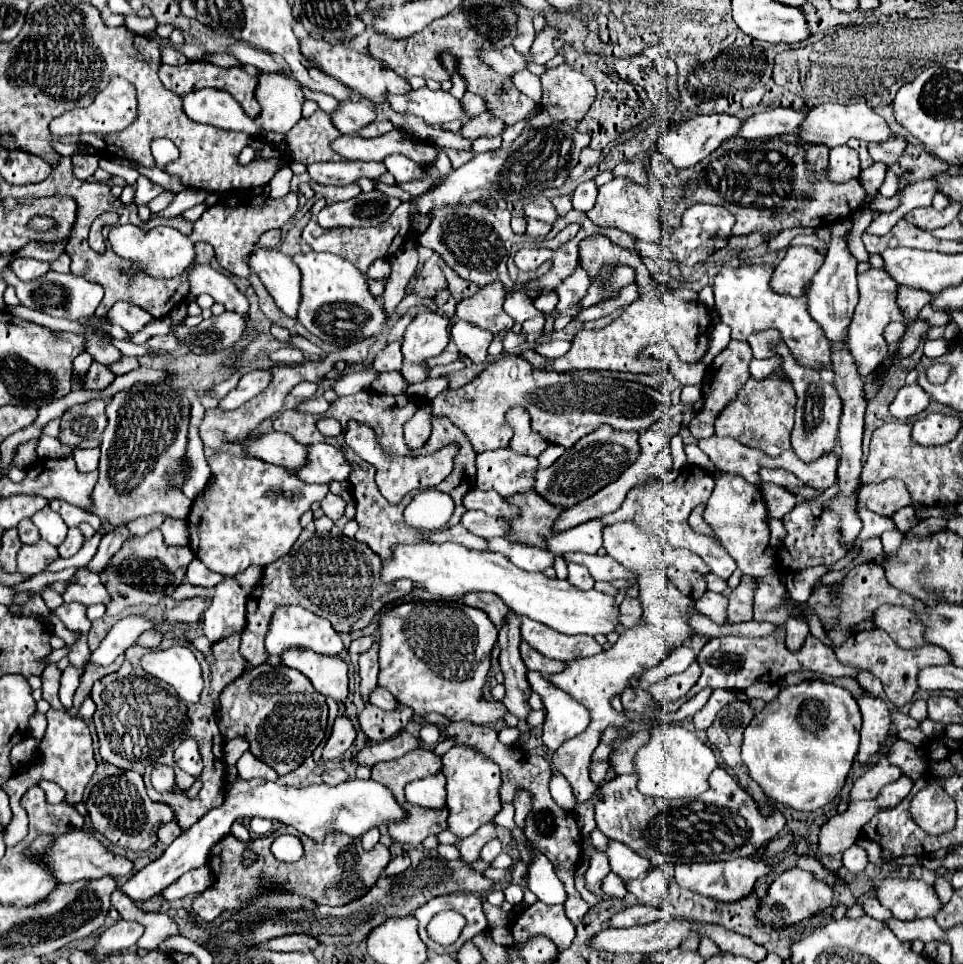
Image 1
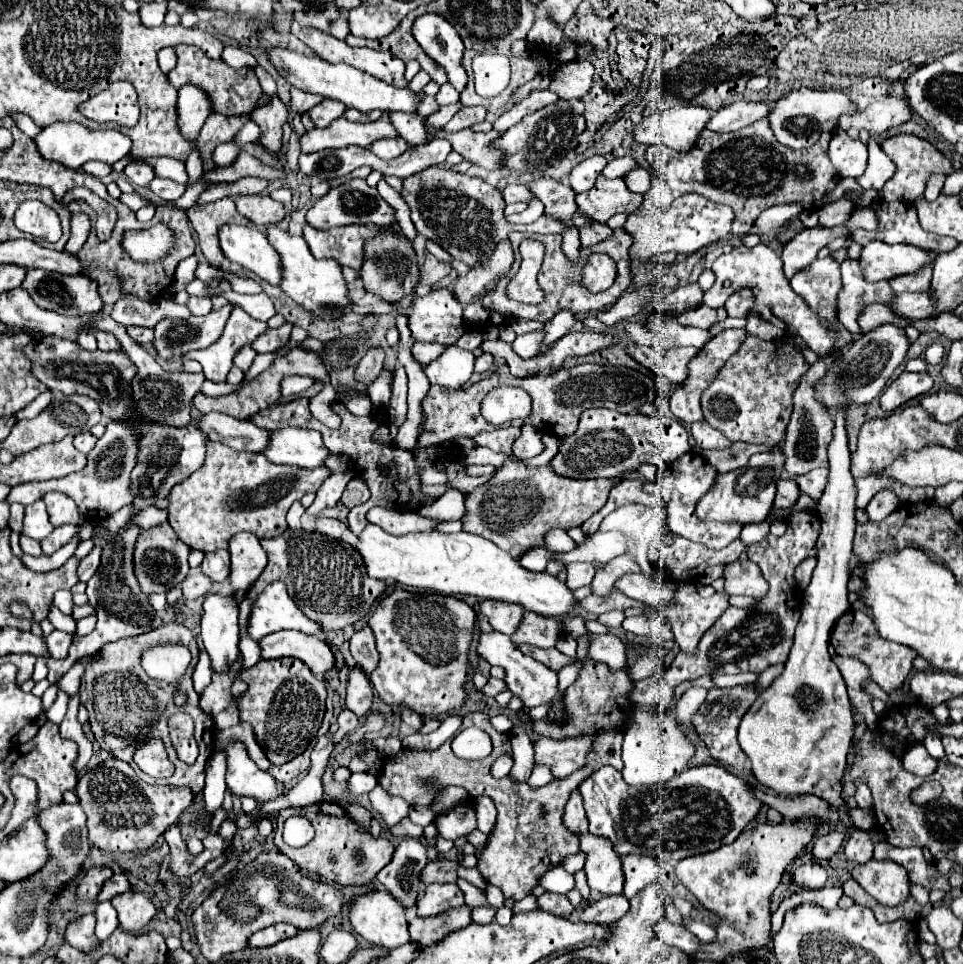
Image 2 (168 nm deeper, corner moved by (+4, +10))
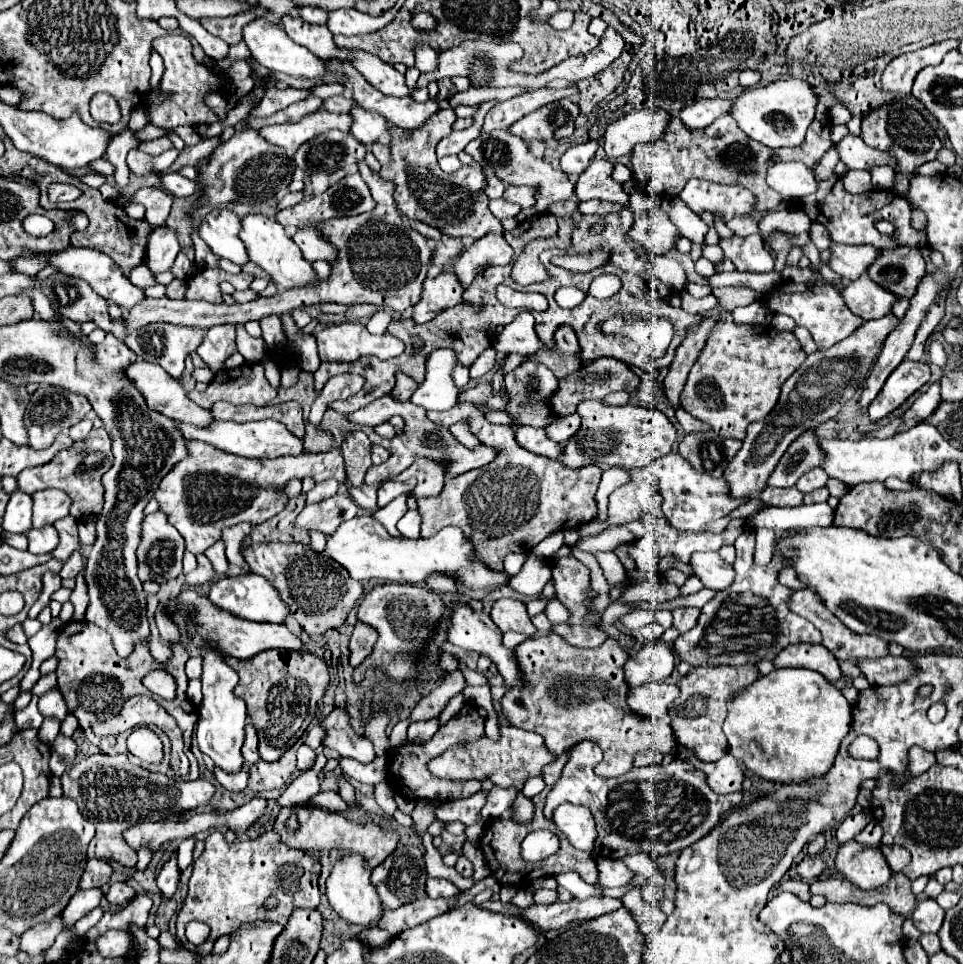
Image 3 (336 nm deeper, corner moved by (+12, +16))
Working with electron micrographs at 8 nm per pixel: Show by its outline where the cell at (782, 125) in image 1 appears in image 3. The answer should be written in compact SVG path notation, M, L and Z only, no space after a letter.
M714 98L714 100L698 100L696 104L684 108L680 112L682 122L688 128L706 128L710 126L718 116L730 114L730 104L734 104L732 100L722 100L722 98Z

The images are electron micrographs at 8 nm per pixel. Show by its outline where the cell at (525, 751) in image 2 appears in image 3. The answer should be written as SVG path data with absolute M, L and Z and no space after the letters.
M476 792L468 798L446 802L446 804L442 804L442 808L438 808L438 820L442 820L442 822L458 820L466 826L476 824L482 820L480 810L486 804L486 798L488 798L488 792Z

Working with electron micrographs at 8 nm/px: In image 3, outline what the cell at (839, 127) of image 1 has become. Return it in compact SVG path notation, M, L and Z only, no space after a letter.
M780 80L768 86L752 88L740 94L732 106L732 116L738 120L738 126L756 142L762 142L770 148L784 148L784 146L798 146L806 138L806 128L814 120L818 96L814 86L806 80Z

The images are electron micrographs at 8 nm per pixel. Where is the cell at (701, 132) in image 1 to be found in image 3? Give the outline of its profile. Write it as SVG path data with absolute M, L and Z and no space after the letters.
M662 108L630 112L606 128L604 152L610 158L628 156L634 144L658 140L666 132L666 124L670 124L670 114Z

